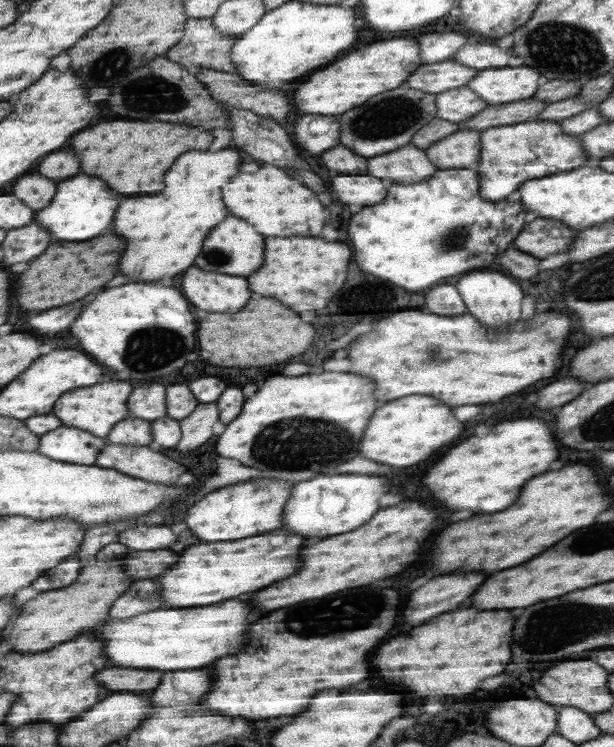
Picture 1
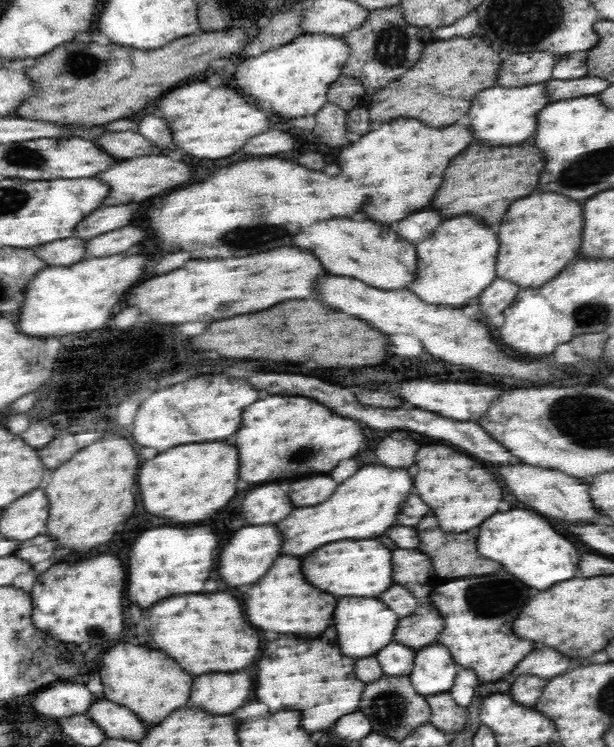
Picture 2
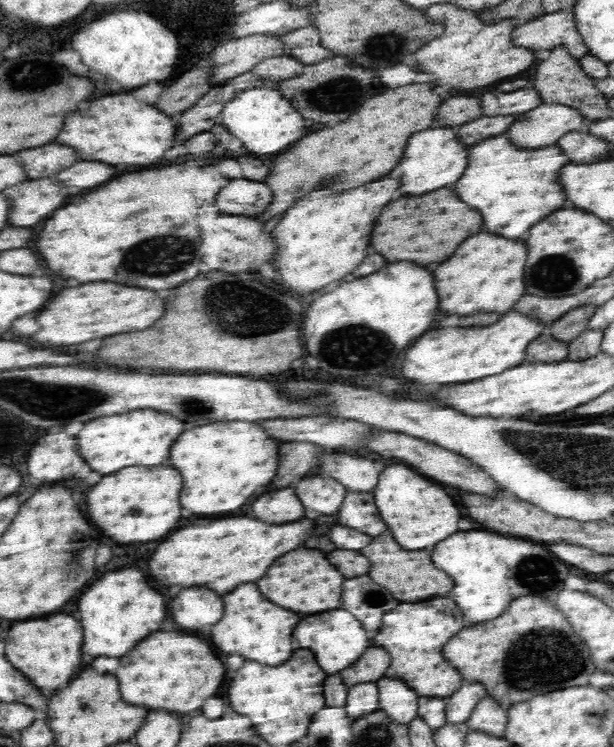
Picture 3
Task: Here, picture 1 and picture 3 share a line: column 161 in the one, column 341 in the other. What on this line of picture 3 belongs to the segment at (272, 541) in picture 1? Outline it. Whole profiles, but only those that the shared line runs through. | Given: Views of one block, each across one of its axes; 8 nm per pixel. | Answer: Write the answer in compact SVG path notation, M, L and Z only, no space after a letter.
M298 548L292 552L286 552L280 556L258 580L258 590L264 598L270 602L292 610L292 612L304 612L304 614L318 614L326 610L334 610L340 606L342 598L342 582L344 578L330 568L330 562L324 558L320 550L306 550Z

